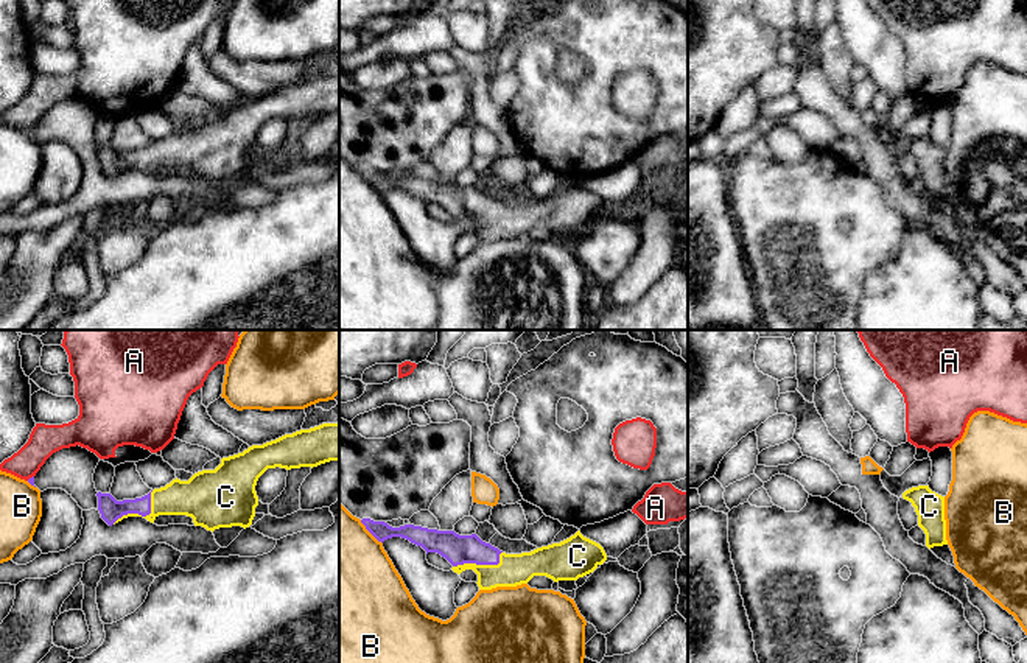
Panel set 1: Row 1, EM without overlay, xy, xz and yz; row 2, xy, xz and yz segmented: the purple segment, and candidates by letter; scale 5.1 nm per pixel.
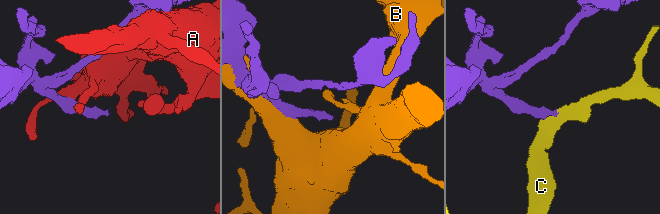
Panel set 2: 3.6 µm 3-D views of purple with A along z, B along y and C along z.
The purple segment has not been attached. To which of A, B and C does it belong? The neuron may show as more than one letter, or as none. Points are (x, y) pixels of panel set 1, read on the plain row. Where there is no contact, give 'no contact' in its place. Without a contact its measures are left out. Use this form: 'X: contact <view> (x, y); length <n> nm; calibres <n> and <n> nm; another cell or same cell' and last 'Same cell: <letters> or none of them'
A: contact xy (30, 129); length 50 nm; calibres 30 and 160 nm; another cell
B: contact xz (371, 184); length 170 nm; calibres 100 and 500 nm; another cell
C: contact xy (142, 167); length 280 nm; calibres 120 and 180 nm; same cell
Same cell: C

